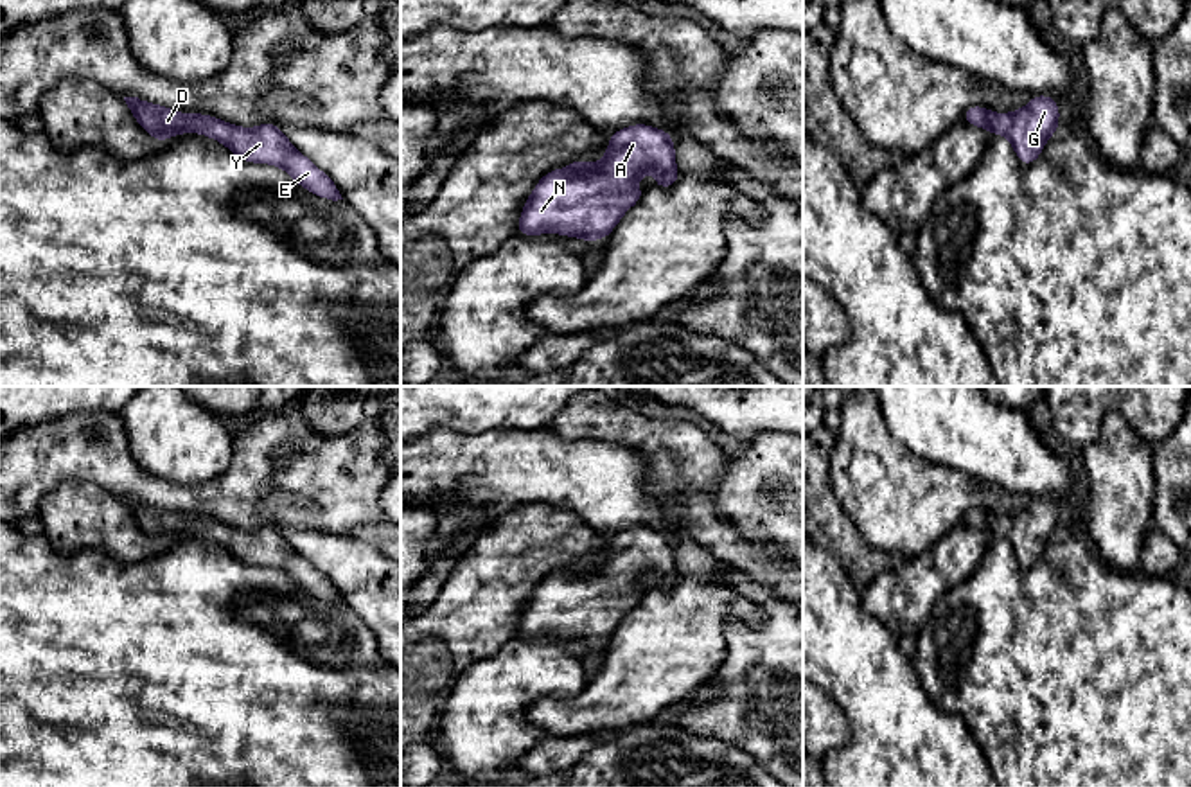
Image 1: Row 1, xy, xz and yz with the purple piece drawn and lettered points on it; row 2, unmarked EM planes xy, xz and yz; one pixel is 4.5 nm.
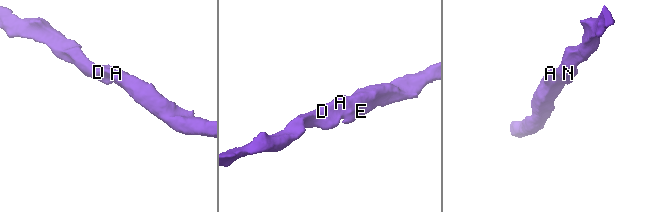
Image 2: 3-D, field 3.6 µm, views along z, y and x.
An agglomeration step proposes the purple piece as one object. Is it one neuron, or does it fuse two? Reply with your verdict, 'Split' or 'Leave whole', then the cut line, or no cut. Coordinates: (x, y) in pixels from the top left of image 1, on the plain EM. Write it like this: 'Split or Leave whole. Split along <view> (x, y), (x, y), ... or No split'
Leave whole. No split

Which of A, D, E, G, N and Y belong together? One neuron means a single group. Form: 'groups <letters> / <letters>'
groups A D E G N Y

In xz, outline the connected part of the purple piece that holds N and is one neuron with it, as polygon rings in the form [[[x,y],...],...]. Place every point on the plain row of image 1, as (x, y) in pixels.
[[[648,526],[622,530],[611,537],[602,562],[595,566],[571,562],[566,571],[553,571],[537,584],[523,607],[517,636],[551,634],[587,645],[609,640],[623,616],[641,602],[645,591],[638,591],[634,586],[650,573],[657,575],[652,589],[668,591],[681,580],[672,537]]]

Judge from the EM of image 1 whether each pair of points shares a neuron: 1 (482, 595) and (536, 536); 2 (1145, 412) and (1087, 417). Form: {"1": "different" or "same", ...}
{"1": "same", "2": "same"}

